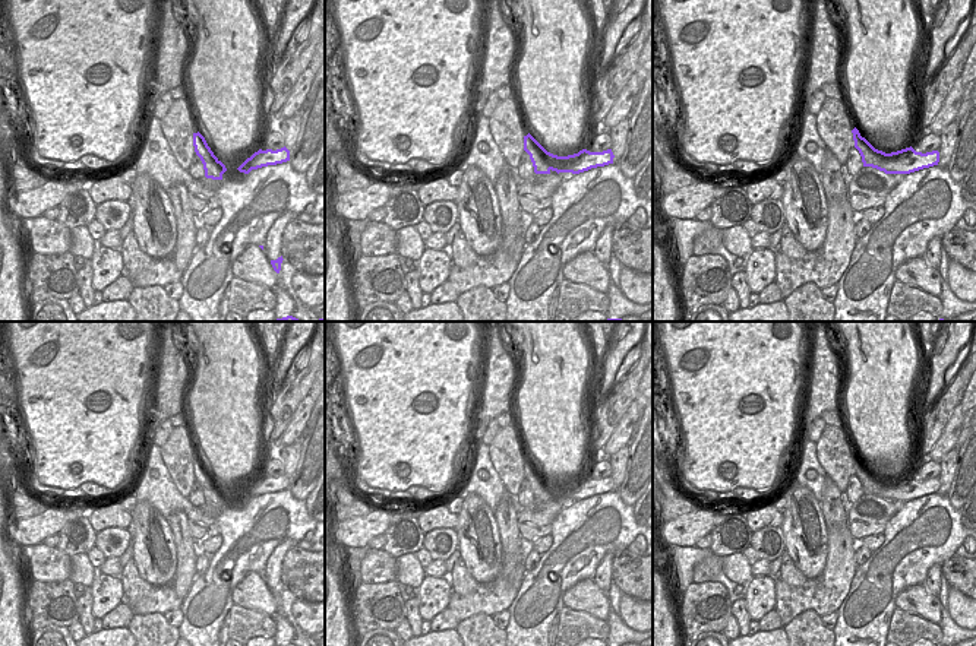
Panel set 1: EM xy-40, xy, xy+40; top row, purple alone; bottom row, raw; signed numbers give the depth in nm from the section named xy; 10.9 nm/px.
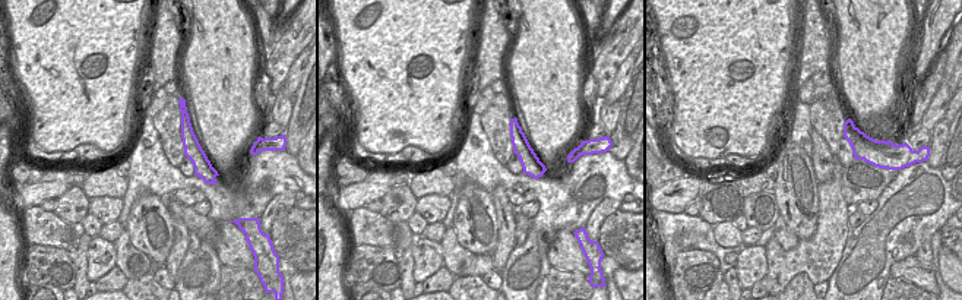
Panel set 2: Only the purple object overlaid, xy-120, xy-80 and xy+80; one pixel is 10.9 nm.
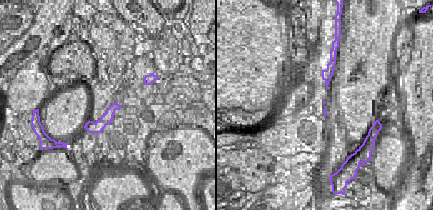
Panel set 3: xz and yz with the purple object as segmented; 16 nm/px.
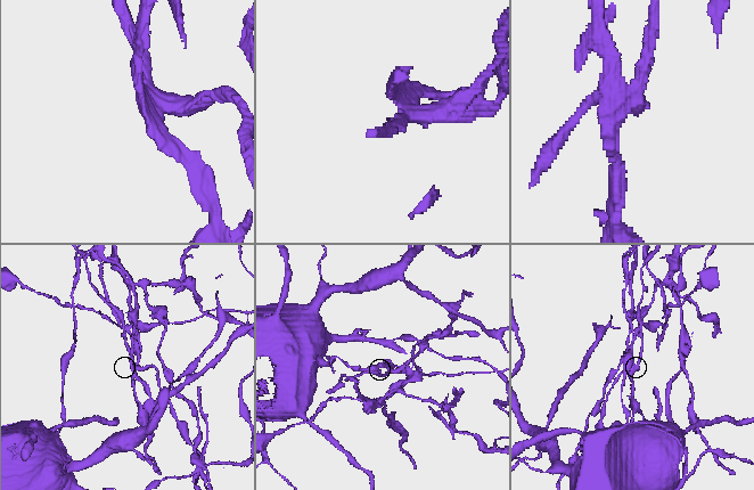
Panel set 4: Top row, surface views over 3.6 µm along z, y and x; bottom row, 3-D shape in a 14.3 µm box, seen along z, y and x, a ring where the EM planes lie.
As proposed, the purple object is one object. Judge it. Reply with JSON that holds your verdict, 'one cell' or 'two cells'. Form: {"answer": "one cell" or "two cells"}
{"answer": "two cells"}

